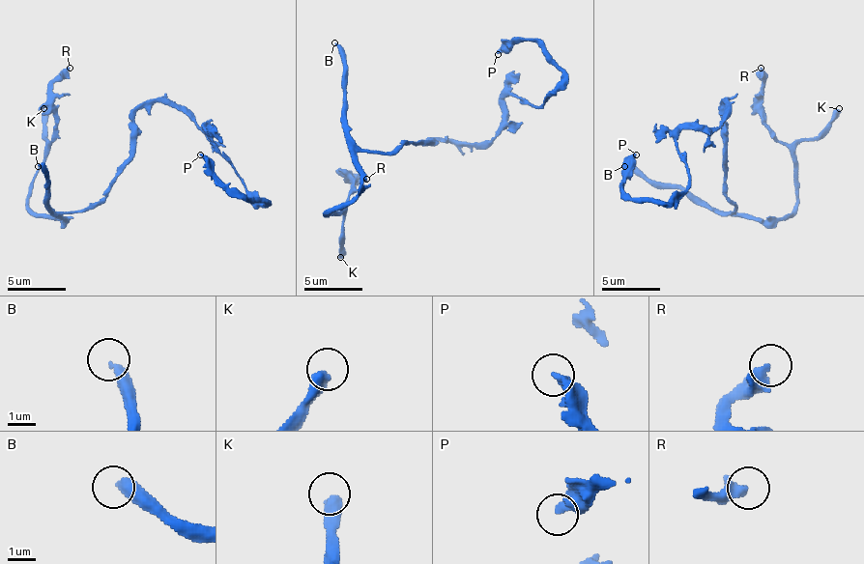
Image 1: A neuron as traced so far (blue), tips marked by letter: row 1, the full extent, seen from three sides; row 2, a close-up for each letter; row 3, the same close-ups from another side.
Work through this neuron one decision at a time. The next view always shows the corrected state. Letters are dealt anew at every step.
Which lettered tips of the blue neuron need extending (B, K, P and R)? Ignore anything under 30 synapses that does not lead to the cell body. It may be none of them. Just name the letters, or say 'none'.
B

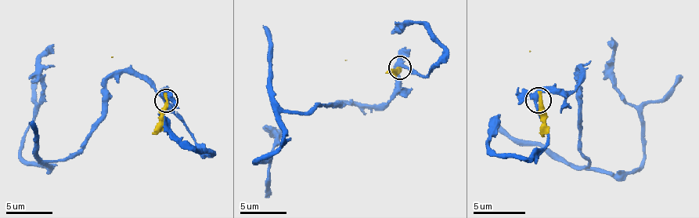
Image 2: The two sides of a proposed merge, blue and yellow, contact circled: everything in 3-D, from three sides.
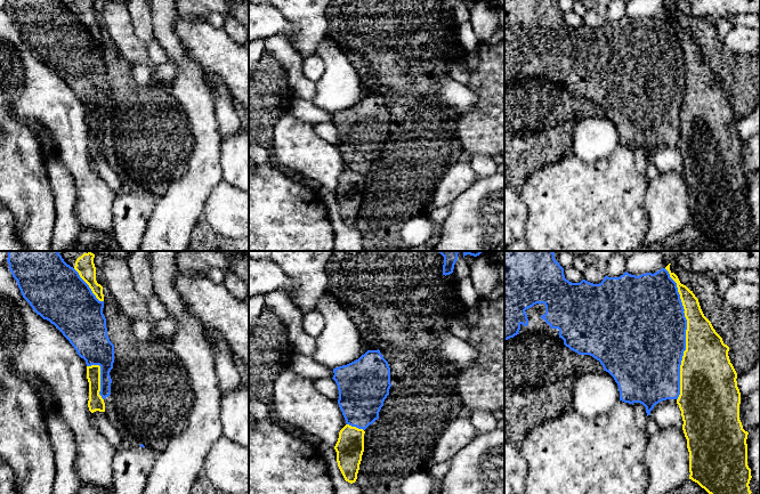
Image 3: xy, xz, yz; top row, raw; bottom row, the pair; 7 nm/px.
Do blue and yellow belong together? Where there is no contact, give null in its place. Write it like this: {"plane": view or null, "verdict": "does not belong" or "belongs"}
{"plane": "yz", "verdict": "does not belong"}

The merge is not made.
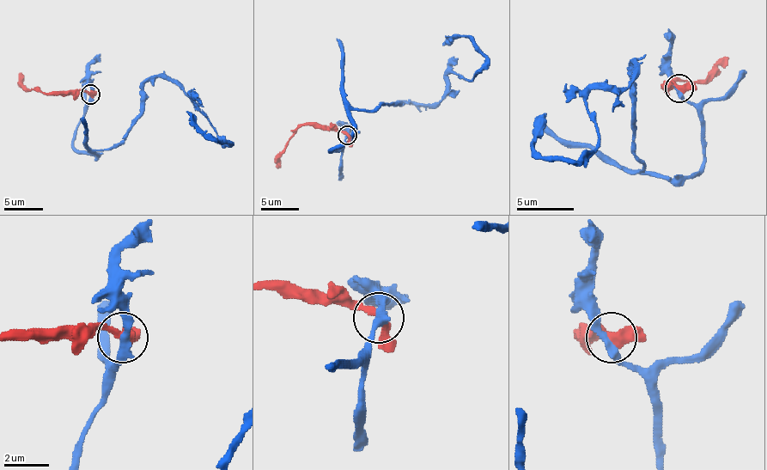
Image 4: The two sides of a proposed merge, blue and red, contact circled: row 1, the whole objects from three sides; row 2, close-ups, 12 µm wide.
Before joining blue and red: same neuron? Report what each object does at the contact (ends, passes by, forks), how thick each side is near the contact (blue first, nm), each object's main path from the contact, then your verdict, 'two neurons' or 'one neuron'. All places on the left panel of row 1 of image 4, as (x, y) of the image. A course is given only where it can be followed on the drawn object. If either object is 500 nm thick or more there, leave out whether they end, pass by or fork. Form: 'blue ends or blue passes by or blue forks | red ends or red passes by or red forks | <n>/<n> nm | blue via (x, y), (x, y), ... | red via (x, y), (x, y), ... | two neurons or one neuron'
blue passes by | red passes by | 360/360 nm | blue via (91, 94), (74, 141), (91, 154), (114, 148), (158, 77), (228, 143), (186, 112) | red via (91, 94), (83, 91), (45, 94), (39, 88), (27, 88), (22, 83), (20, 73) | two neurons

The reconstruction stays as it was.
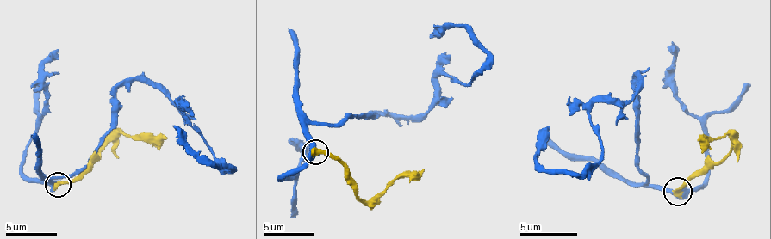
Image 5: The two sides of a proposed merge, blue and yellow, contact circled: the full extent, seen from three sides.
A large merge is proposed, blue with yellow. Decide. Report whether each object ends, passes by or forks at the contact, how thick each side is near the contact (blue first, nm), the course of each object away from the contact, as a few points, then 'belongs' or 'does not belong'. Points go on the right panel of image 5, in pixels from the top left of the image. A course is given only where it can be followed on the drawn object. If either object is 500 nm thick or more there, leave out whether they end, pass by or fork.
blue passes by; yellow ends there; 440 nm thick on the blue side, 460 nm on the other; blue runs (678, 189), (638, 164), (638, 76), (627, 101), (593, 104), (601, 158), (579, 173), (536, 158), (550, 127); yellow runs (678, 193), (695, 173), (718, 164), (732, 144), (726, 136), (698, 141); belongs

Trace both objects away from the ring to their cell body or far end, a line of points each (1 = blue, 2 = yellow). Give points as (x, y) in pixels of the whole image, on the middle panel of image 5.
1: (316, 152), (311, 125), (420, 117), (441, 74), (469, 83), (487, 64), (487, 51), (458, 25), (431, 38)
2: (316, 152), (328, 152), (344, 168), (351, 188), (367, 200), (380, 196), (397, 178), (418, 175), (423, 170)

